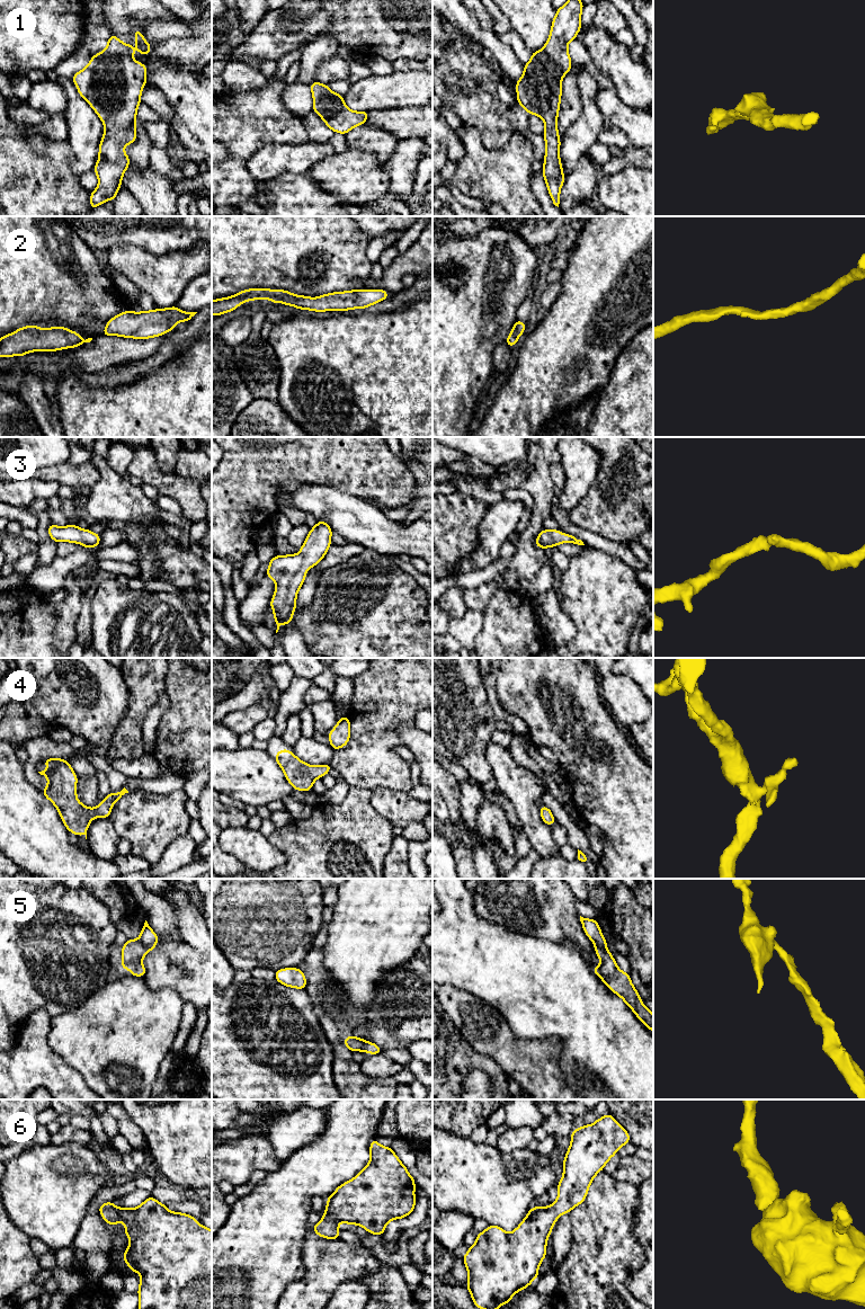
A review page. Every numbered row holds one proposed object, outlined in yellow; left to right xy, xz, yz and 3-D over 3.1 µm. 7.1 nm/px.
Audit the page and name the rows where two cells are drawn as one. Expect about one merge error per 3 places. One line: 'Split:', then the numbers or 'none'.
Split: 5

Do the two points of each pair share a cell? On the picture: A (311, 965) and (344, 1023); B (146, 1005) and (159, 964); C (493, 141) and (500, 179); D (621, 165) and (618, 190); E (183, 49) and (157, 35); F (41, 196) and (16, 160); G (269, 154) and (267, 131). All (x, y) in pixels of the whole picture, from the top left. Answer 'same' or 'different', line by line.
A: same
B: different
C: different
D: different
E: different
F: same
G: different

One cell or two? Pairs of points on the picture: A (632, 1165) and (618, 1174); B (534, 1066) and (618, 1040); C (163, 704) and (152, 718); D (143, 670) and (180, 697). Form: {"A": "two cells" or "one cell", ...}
{"A": "one cell", "B": "two cells", "C": "one cell", "D": "two cells"}

